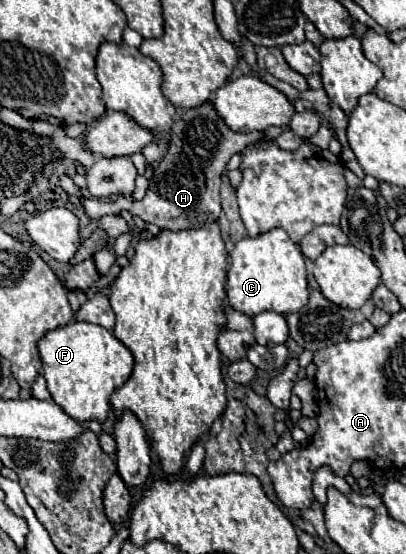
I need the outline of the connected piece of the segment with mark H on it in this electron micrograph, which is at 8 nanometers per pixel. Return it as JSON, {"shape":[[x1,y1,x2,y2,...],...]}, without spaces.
{"shape":[[205,102,197,108,181,108,177,112,173,128,169,130,169,148,165,156,159,160,159,168,155,168,153,178,149,180,149,190,143,200,129,201,121,195,115,202,86,199,81,196,73,179,67,175,60,178,60,185,68,194,76,196,81,201,85,212,92,220,129,210,131,214,141,216,145,222,151,222,159,228,167,230,197,228,203,226,205,222,219,220,221,216,219,186,229,158,235,152,241,152,245,146,259,142,261,138,263,134,237,134,229,130,227,124,221,120,221,116,215,112,213,104]]}

